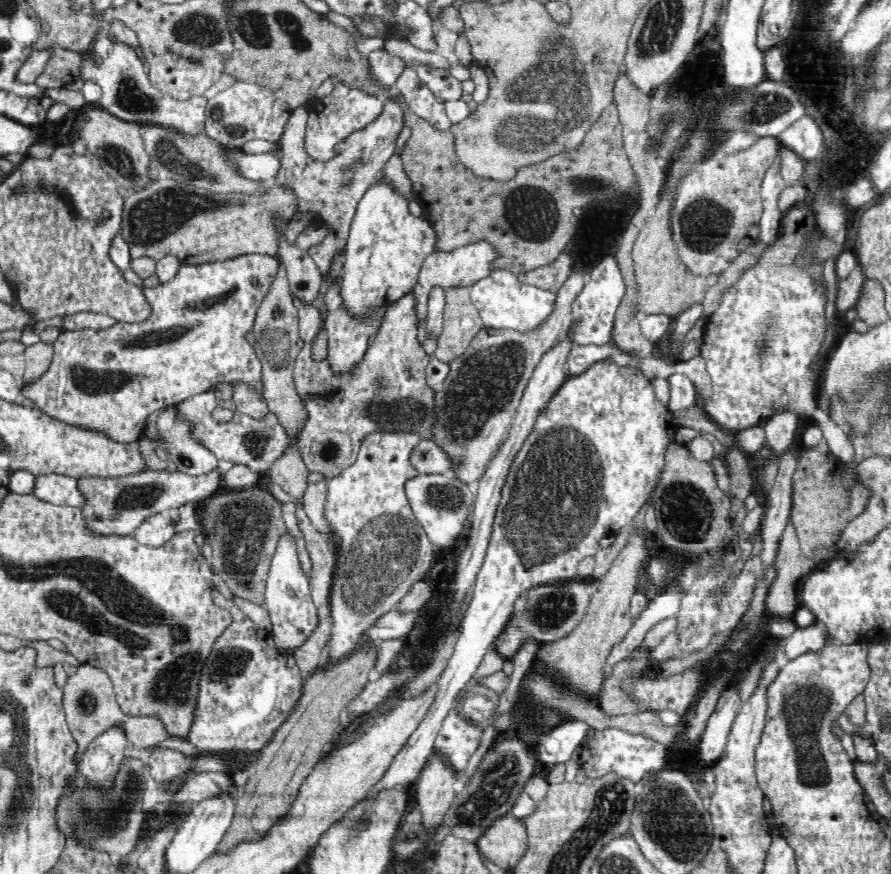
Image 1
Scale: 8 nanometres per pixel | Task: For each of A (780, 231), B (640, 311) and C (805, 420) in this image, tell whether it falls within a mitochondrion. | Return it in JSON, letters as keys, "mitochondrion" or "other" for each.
{"A":"other","B":"other","C":"other"}

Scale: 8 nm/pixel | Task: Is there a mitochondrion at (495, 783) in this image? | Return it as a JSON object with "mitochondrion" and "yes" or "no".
{"mitochondrion":"yes"}

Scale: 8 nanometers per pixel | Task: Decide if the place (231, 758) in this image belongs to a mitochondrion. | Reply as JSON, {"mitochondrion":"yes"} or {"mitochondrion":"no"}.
{"mitochondrion":"no"}

